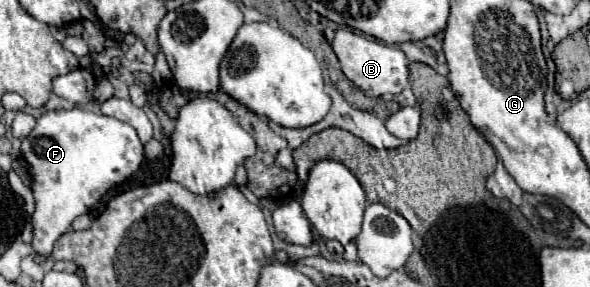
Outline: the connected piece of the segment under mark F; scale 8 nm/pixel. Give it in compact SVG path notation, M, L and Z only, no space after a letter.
M83 108L49 110L37 118L31 134L21 142L21 156L33 178L33 240L37 254L51 254L53 244L71 228L71 222L87 214L113 186L135 174L143 162L143 144L137 132L115 118Z

